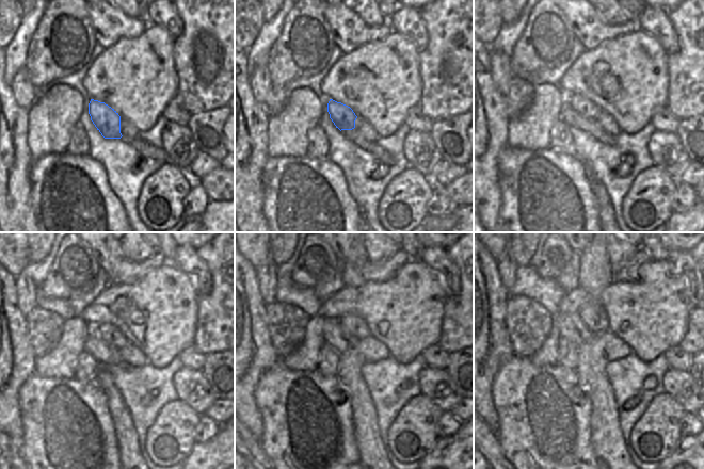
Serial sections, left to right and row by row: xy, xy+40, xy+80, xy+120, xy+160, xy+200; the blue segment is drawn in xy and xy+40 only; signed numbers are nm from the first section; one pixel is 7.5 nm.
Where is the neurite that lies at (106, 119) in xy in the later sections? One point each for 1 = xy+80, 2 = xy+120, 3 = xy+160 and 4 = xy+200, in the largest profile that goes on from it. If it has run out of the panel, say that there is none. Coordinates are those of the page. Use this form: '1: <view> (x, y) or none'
1: xy+80 (587, 109)
2: xy+120 (112, 335)
3: xy+160 (354, 328)
4: xy+200 (595, 274)

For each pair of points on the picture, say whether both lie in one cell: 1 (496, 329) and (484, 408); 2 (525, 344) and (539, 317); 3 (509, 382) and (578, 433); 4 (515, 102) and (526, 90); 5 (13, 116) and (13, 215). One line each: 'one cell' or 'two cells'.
1: one cell
2: one cell
3: one cell
4: one cell
5: one cell

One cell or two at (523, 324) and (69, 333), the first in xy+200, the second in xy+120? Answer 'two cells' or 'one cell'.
two cells

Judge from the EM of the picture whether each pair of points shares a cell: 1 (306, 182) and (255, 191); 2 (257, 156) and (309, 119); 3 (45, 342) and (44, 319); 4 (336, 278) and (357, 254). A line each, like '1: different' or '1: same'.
1: different
2: different
3: same
4: different

